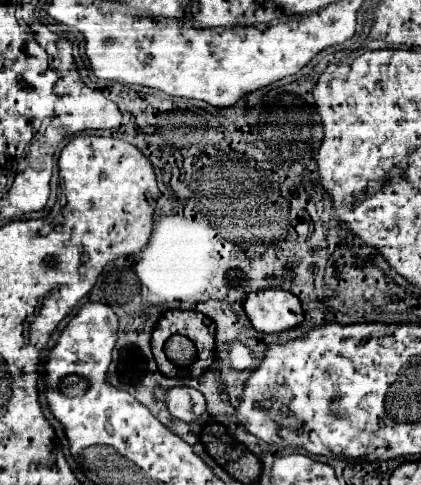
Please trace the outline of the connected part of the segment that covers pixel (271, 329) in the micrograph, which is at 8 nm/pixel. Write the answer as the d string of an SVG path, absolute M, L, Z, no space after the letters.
M284 290L254 292L244 298L244 310L260 334L280 334L304 322L300 300Z

